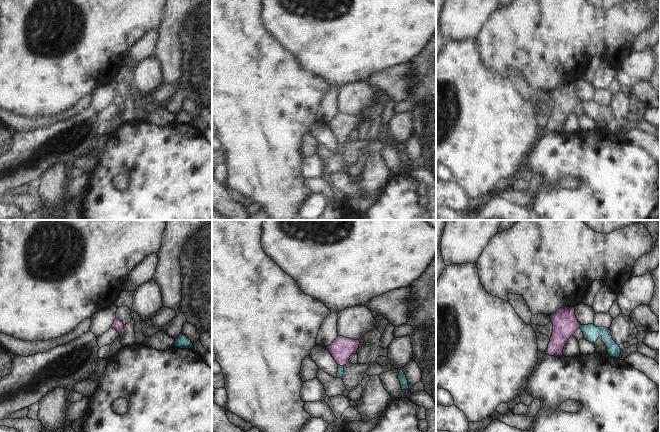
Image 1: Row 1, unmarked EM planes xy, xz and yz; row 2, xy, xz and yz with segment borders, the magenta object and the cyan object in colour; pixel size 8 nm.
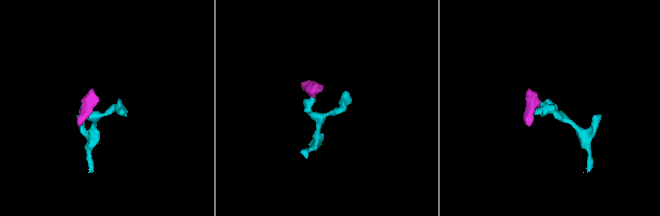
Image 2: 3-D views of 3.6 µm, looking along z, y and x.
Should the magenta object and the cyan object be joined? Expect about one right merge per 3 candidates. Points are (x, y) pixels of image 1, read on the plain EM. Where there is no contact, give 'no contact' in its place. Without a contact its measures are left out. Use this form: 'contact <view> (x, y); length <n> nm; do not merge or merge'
contact xz (341, 141); length 50 nm; merge

